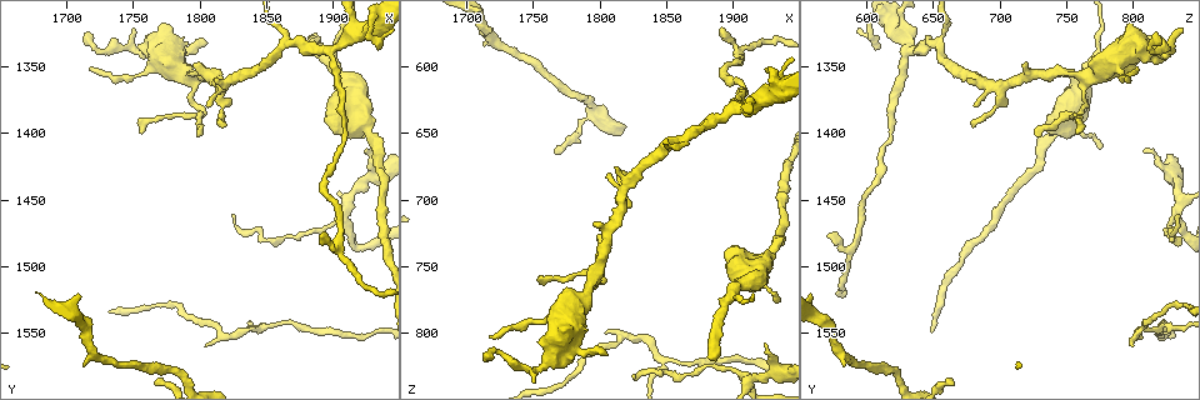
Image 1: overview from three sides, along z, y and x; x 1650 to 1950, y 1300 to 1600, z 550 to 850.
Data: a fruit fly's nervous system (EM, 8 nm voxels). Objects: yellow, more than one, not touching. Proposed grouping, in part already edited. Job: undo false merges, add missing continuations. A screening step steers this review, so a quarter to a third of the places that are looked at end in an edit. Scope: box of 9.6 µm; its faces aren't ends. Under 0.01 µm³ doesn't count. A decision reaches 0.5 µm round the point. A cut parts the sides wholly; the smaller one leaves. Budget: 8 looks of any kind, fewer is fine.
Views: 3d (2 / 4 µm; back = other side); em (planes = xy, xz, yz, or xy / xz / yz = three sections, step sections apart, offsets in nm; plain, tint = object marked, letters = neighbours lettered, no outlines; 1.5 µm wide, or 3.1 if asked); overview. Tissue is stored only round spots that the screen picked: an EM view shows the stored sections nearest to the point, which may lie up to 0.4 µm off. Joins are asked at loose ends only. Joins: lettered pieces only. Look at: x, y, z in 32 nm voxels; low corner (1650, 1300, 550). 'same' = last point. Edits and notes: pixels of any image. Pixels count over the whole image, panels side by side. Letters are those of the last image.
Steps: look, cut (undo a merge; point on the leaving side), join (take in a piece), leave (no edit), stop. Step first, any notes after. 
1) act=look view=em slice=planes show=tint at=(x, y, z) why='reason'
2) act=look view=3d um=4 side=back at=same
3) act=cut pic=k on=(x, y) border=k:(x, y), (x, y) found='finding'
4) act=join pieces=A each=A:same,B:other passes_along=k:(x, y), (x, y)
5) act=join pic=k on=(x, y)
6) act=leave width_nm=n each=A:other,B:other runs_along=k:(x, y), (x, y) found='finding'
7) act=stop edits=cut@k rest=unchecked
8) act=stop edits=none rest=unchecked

act=look view=em slice=planes show=letters at=(1930, 1414, 774) why='thin end'

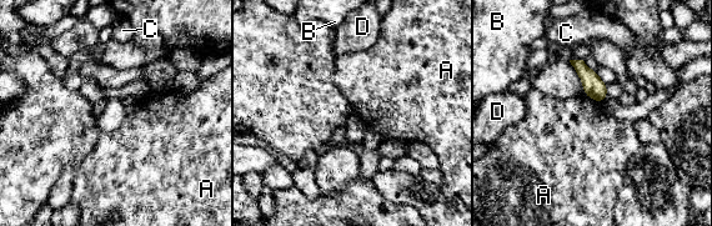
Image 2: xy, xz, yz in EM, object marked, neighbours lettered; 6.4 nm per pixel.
act=leave each=A:other,B:other,C:other,D:other found='none of them fits'

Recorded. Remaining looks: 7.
act=look view=3d um=2 at=(1890, 1478, 572) why='tapers out'

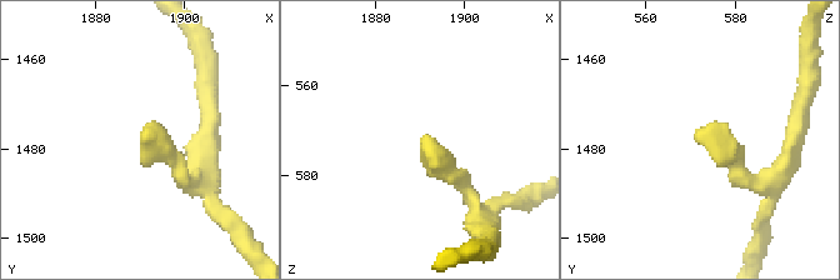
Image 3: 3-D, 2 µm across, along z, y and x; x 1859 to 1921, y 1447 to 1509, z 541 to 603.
act=look view=em slice=planes show=tint at=(1891, 1476, 572)

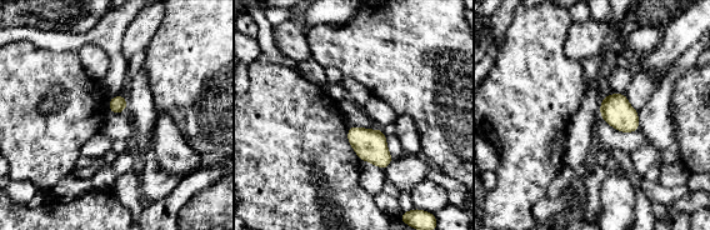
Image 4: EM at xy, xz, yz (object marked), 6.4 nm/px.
act=look view=em slice=planes show=letters at=same why='what lies round it'

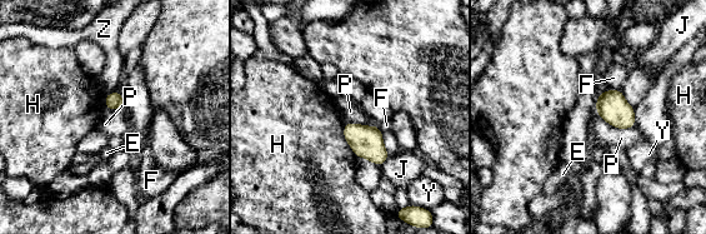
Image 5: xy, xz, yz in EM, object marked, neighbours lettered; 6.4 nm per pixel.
act=leave each=E:other,F:other,H:other,J:other,P:other,Y:other,Z:other border=5:(116, 89), (105, 95) found='no lettered piece goes on from it'

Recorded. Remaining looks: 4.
act=look view=em slice=xy step=8 show=letters at=(1890, 1330, 816) why='free end'

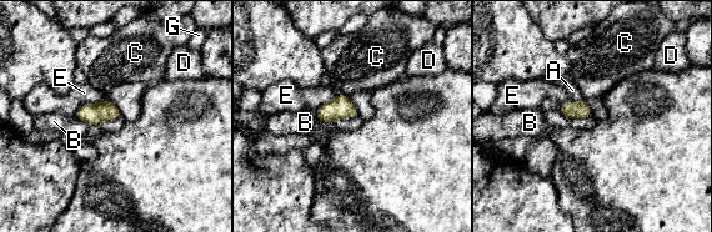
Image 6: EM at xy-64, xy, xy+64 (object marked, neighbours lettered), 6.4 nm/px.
act=look view=em slice=planes show=letters at=same why='another direction'

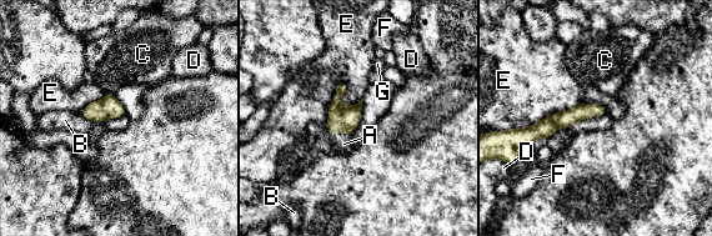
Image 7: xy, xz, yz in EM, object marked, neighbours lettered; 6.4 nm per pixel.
act=join pieces=A longest_contact=E:320nm each=A:same,B:other,C:other,D:other,E:other,F:other,G:other passes_along=7:(341, 120), (337, 132), (344, 144) found='the neuron continues'

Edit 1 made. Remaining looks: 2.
act=stop edits=join@7 rest=unchecked

